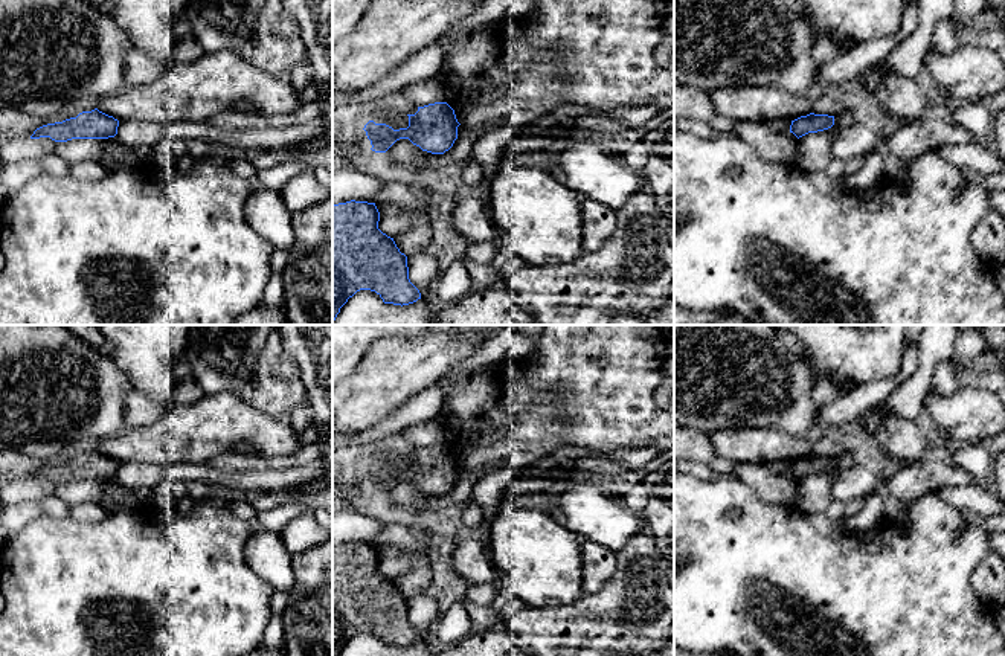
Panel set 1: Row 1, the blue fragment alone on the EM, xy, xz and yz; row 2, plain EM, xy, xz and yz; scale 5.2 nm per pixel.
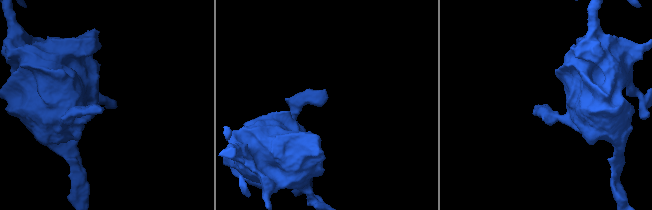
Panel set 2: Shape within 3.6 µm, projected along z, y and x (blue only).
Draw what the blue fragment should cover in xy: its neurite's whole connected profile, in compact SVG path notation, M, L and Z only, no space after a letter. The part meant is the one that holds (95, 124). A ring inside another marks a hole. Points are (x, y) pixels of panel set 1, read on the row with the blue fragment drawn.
M95 108L63 122L43 125L34 131L31 139L50 137L55 142L67 142L72 139L108 139L117 134L117 127L117 119Z

